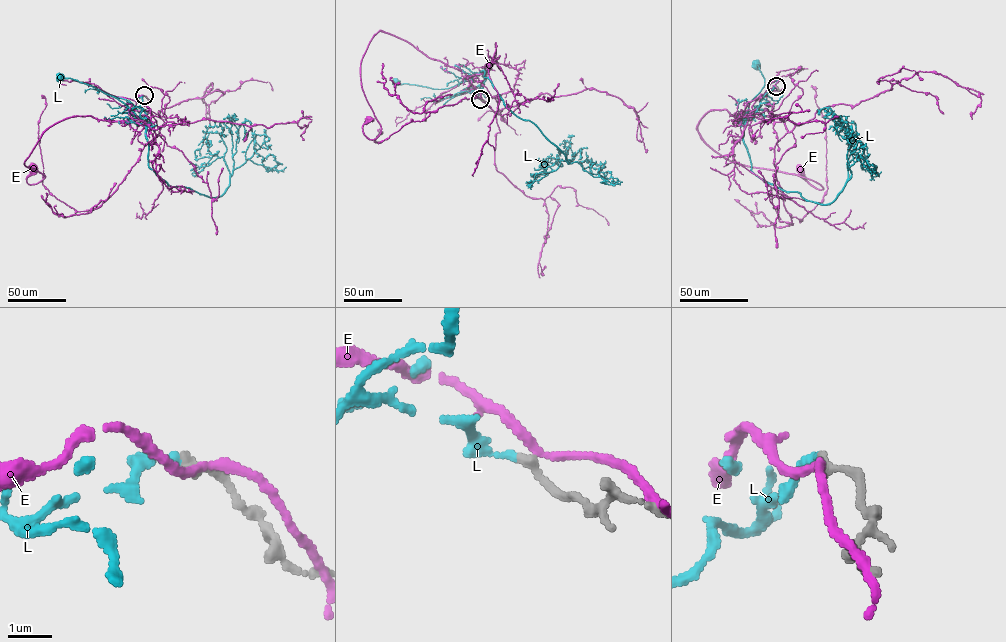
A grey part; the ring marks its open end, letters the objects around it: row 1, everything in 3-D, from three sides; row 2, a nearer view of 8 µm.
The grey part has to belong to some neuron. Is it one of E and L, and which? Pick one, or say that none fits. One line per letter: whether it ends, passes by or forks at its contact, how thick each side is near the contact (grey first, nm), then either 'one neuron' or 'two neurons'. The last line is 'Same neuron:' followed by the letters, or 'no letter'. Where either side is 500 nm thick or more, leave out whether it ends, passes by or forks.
E: it passes by; 240 nm thick on the grey side, 190 nm on the other; two neurons
L: it passes by; 240 nm thick on the grey side, 120 nm on the other; one neuron
Same neuron: L

